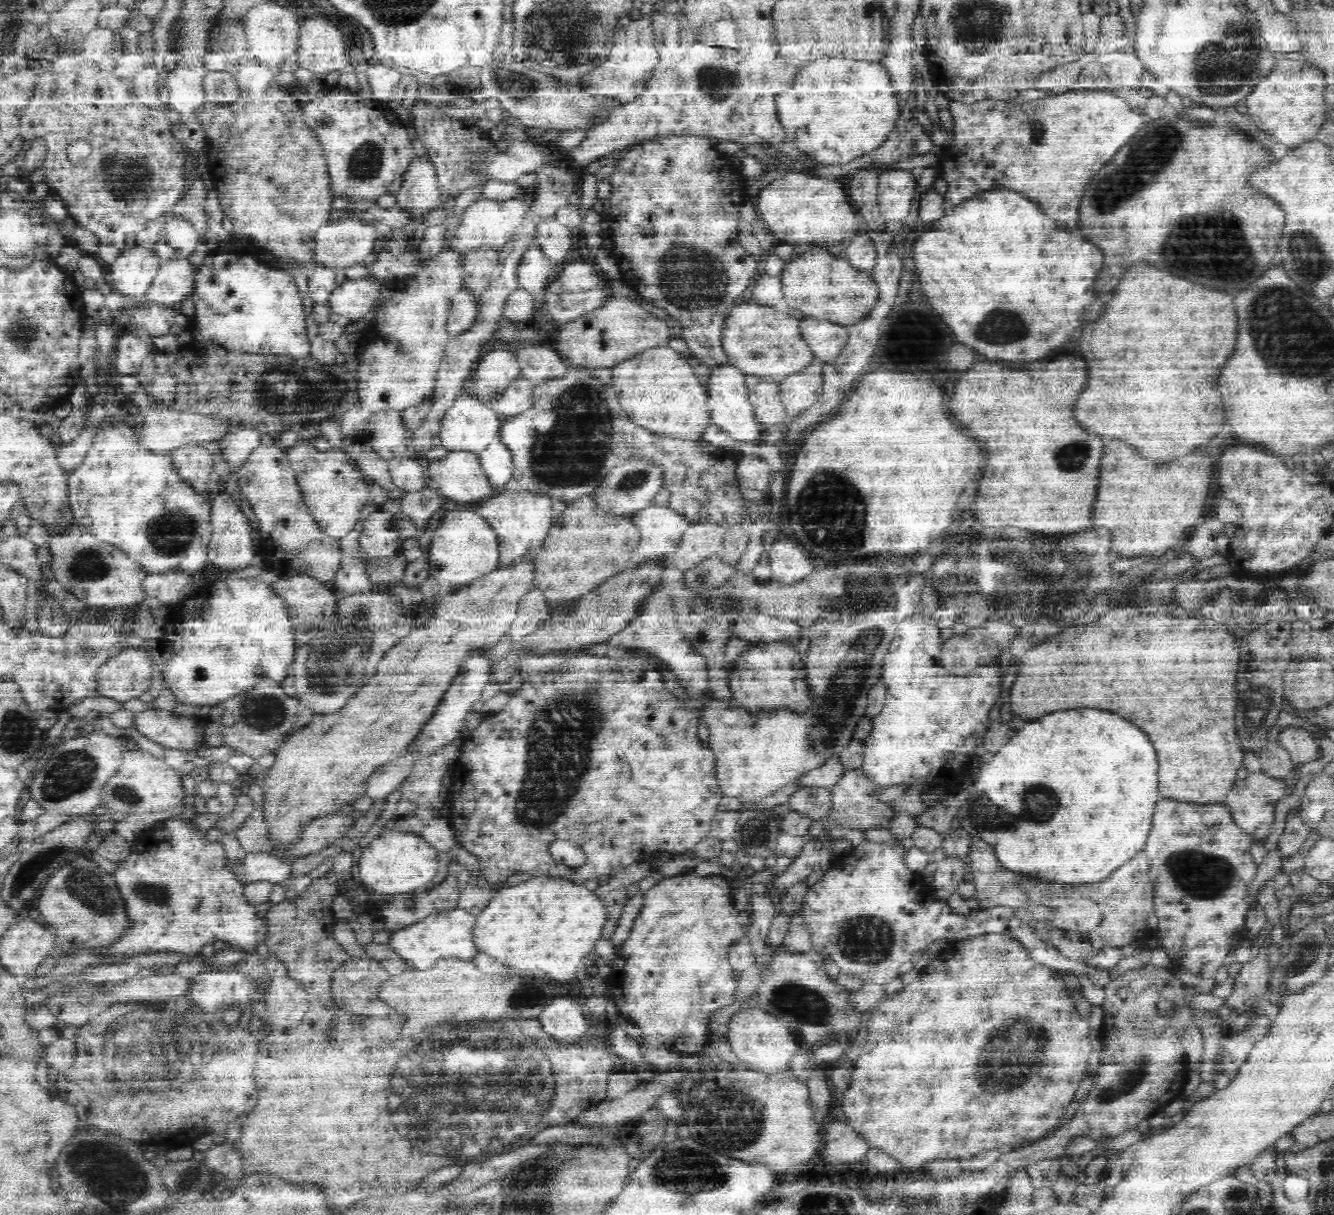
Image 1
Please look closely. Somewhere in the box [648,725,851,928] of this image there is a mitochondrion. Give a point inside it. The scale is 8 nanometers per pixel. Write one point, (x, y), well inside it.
(757, 832)

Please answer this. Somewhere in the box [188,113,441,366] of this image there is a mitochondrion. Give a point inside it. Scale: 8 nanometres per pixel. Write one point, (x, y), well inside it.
(364, 163)

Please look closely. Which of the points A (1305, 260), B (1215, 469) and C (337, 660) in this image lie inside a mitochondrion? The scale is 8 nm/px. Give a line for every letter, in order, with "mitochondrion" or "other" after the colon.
A: mitochondrion
B: other
C: mitochondrion

